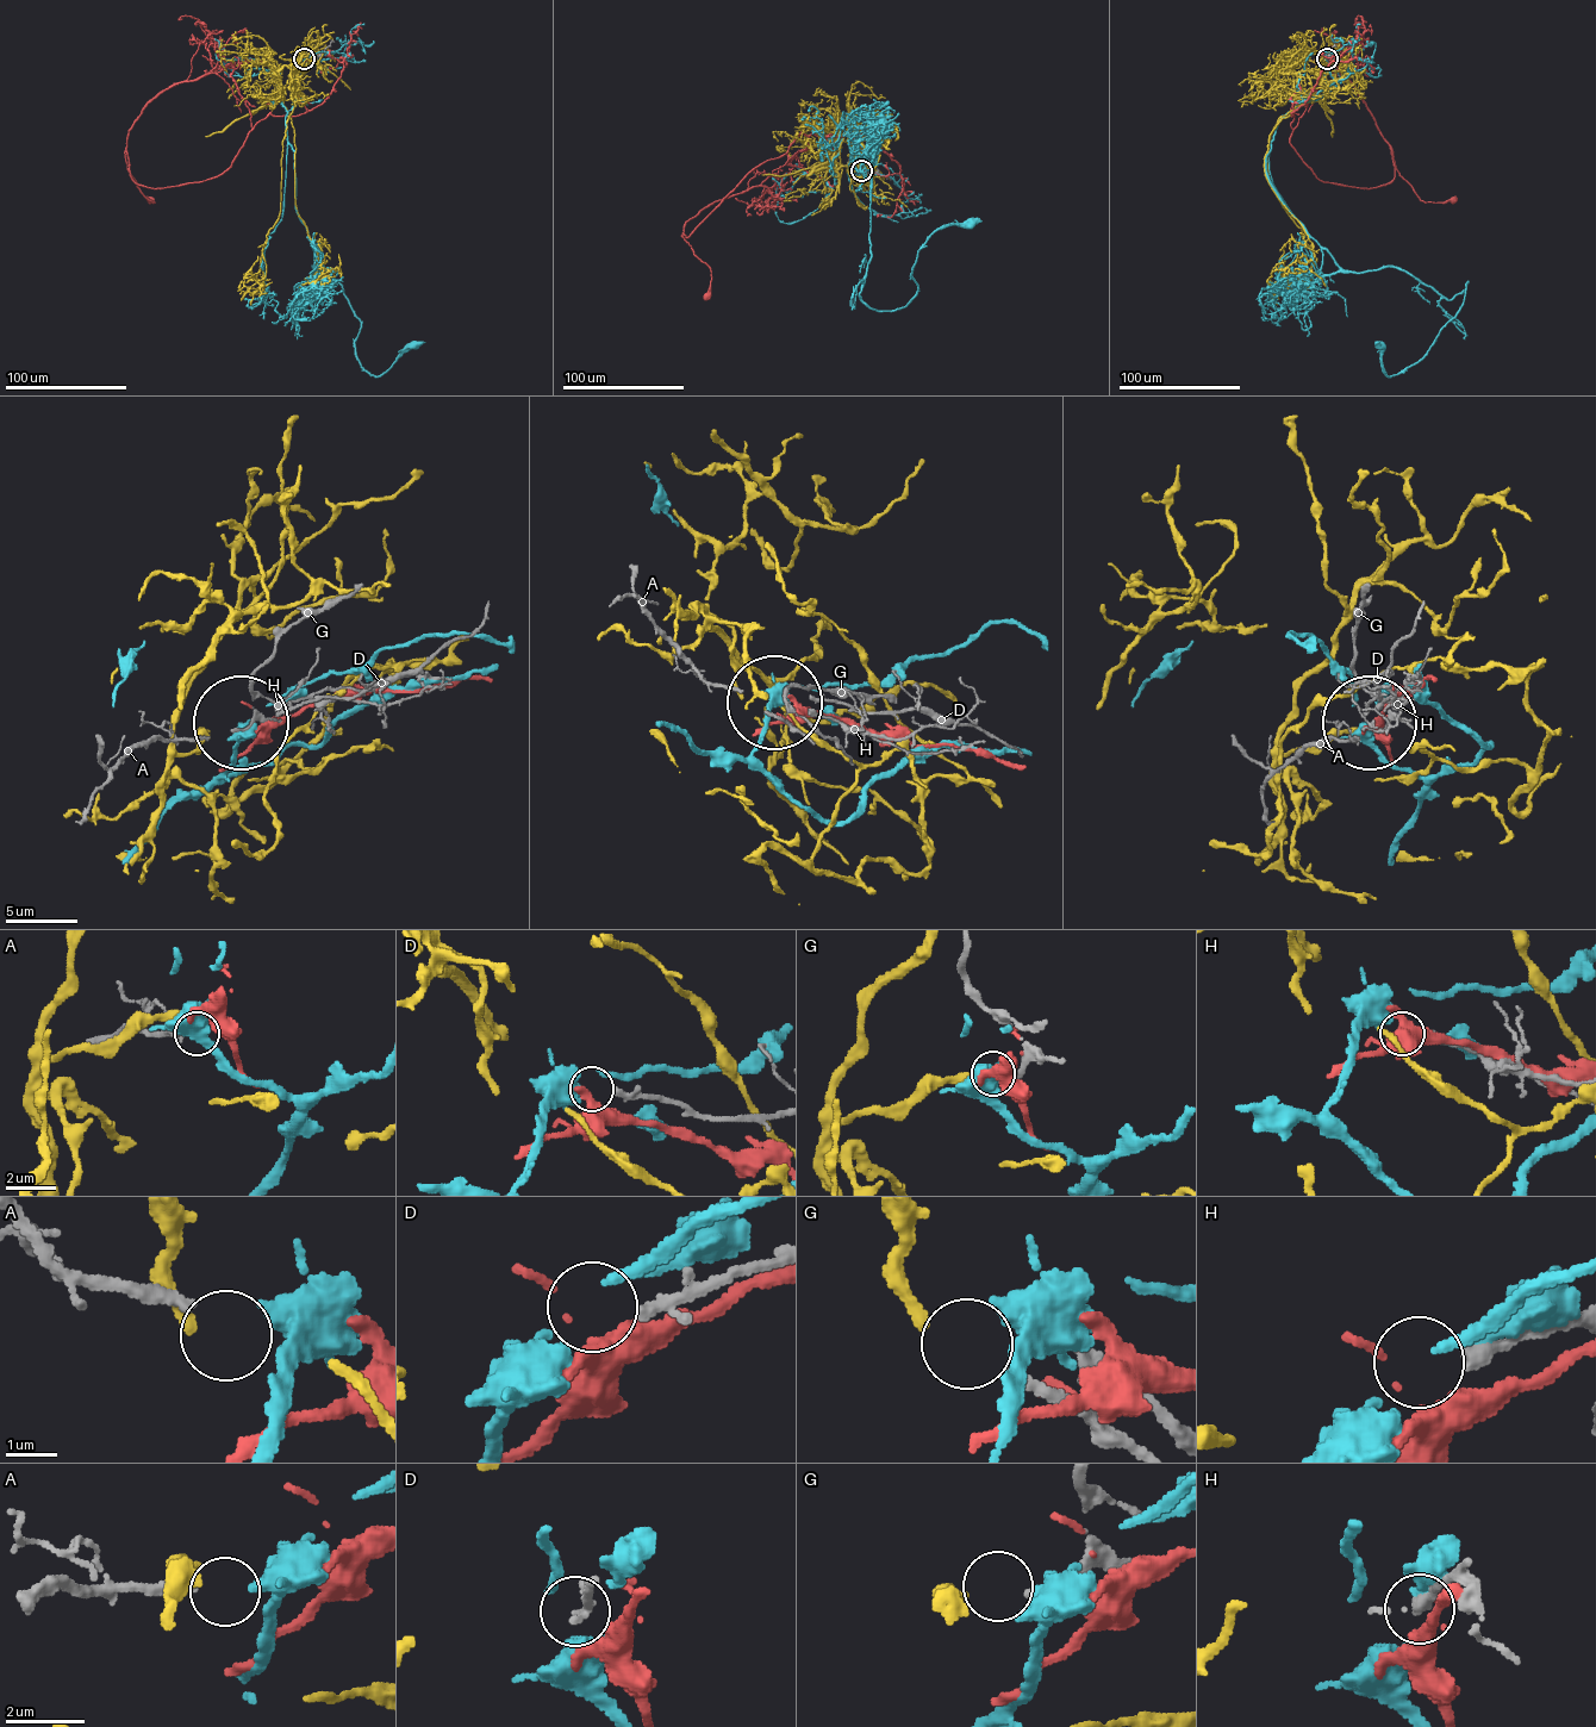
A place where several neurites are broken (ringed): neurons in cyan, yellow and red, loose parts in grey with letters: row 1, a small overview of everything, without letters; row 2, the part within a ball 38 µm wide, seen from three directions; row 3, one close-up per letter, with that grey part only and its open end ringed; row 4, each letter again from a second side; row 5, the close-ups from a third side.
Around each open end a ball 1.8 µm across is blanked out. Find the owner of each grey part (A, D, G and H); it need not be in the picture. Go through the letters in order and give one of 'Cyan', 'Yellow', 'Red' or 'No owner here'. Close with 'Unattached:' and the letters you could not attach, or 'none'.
A: No owner here
D: No owner here
G: Yellow
H: No owner here
Unattached: A, D, H

